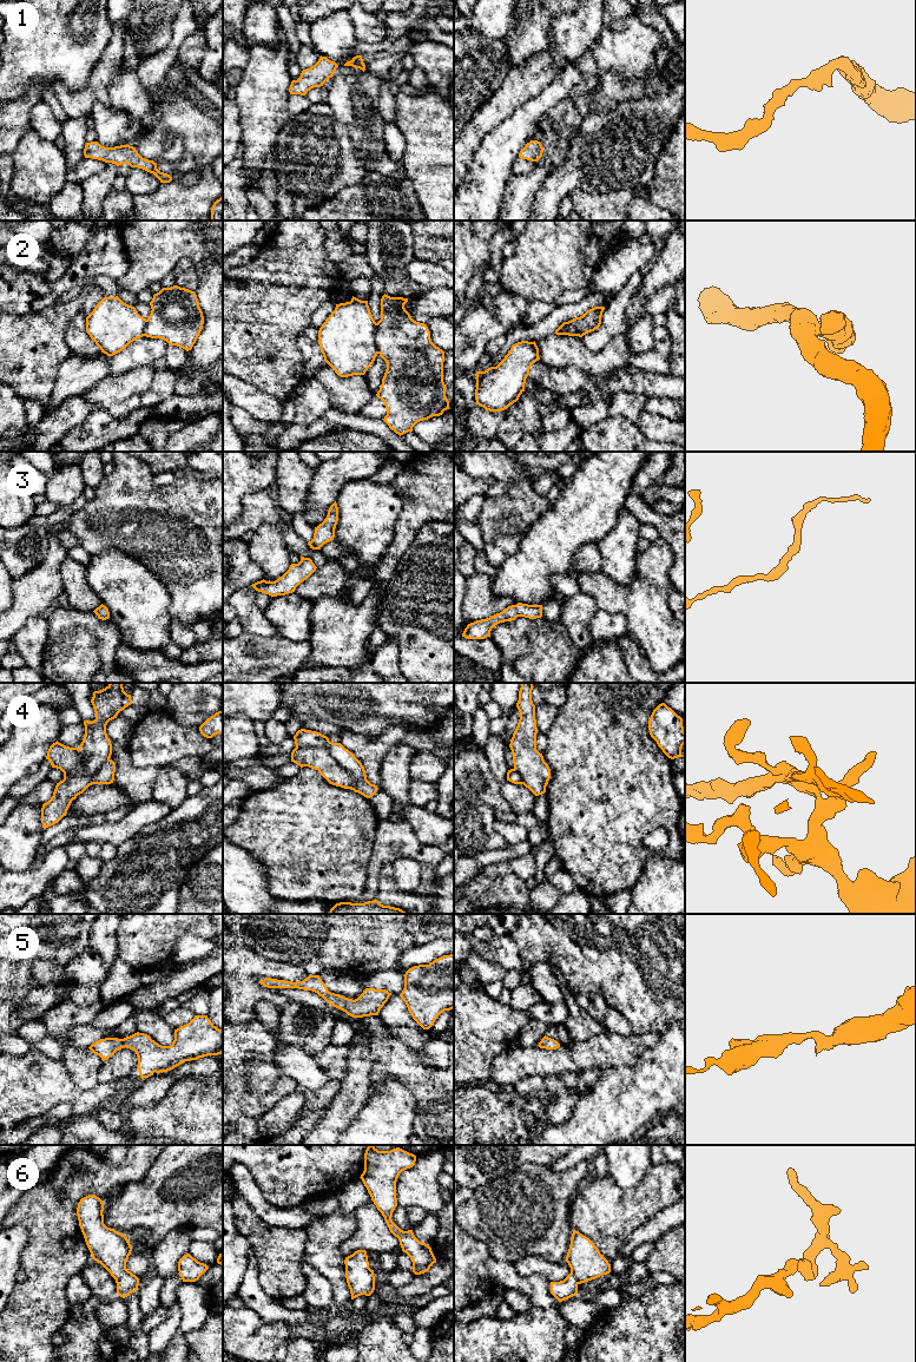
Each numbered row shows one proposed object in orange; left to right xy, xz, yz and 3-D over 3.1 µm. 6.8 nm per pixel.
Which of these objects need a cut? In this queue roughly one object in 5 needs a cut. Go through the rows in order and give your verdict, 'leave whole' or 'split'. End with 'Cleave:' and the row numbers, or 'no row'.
1: leave whole
2: split
3: leave whole
4: split
5: leave whole
6: leave whole
Cleave: 2, 4

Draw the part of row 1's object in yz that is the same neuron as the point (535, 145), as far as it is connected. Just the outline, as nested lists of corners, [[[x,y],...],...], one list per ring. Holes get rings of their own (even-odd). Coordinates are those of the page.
[[[531,140],[521,149],[519,157],[522,159],[538,162],[542,157],[543,147],[540,142]]]

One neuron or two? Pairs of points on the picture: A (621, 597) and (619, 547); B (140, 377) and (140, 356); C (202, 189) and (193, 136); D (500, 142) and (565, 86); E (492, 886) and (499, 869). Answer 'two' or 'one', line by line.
A: two
B: two
C: two
D: one
E: two

